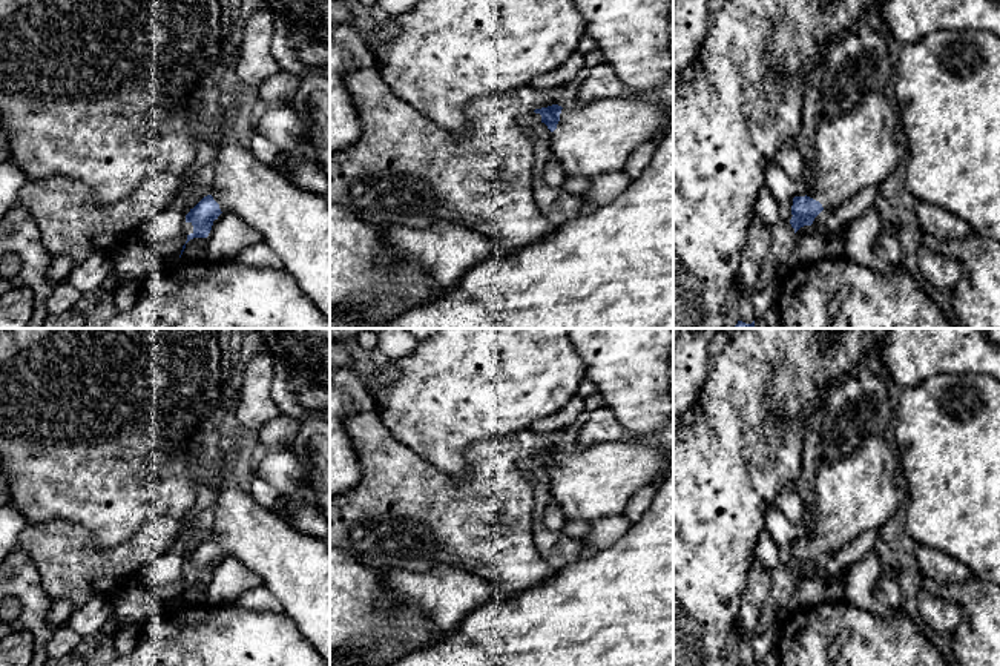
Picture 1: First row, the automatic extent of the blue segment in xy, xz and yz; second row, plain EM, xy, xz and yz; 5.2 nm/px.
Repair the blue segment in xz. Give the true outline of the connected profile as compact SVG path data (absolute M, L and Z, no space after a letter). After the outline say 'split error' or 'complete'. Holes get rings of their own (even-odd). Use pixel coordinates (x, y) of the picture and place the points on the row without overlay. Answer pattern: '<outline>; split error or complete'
M598 442L580 451L552 448L535 453L541 467L552 476L551 500L564 517L586 522L624 514L629 500L643 486L663 480L673 468L673 459L661 448L644 442Z; split error

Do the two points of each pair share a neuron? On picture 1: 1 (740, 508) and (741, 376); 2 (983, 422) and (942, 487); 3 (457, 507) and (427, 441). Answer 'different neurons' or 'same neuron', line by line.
1: same neuron
2: same neuron
3: different neurons

